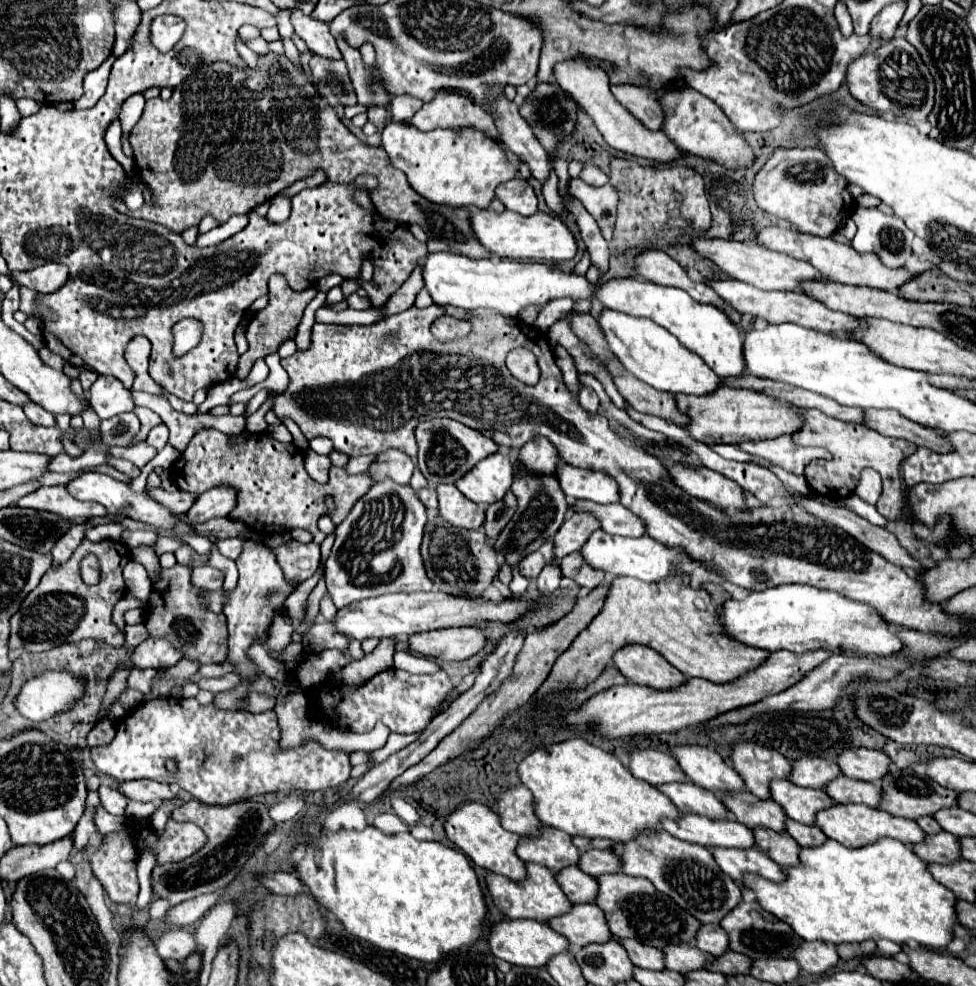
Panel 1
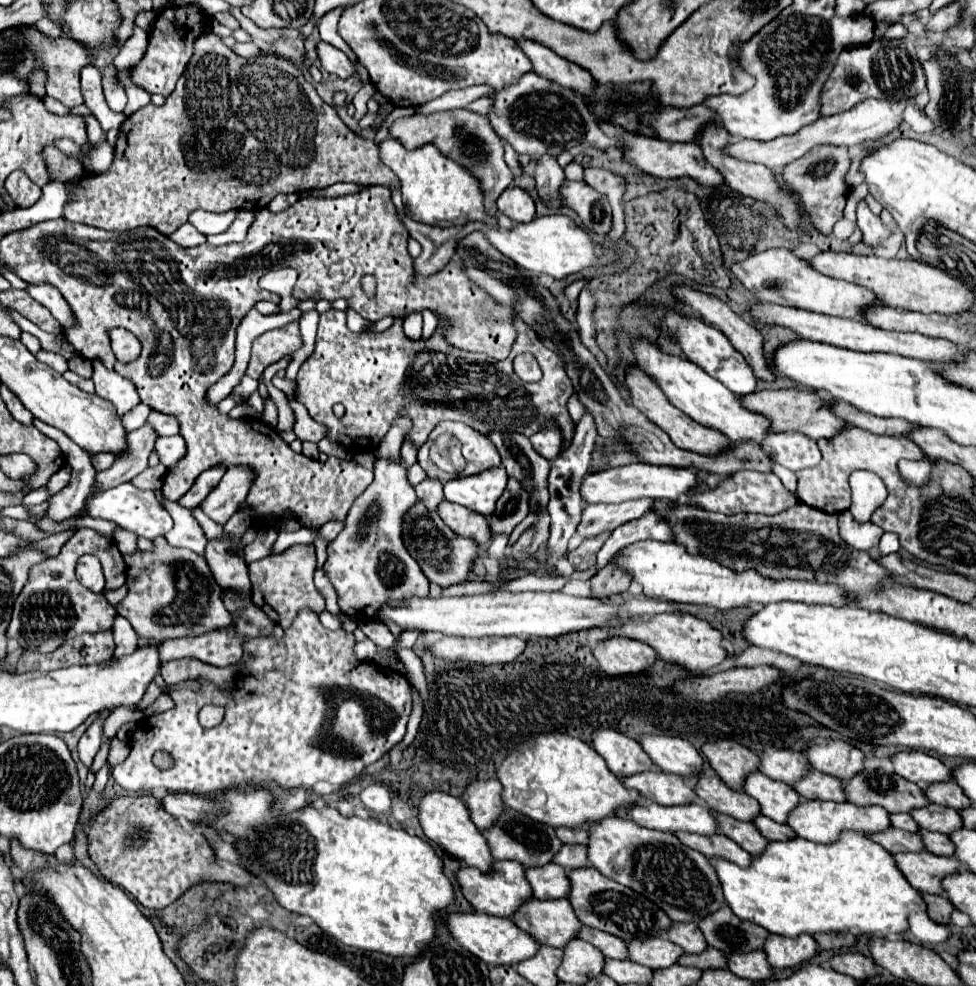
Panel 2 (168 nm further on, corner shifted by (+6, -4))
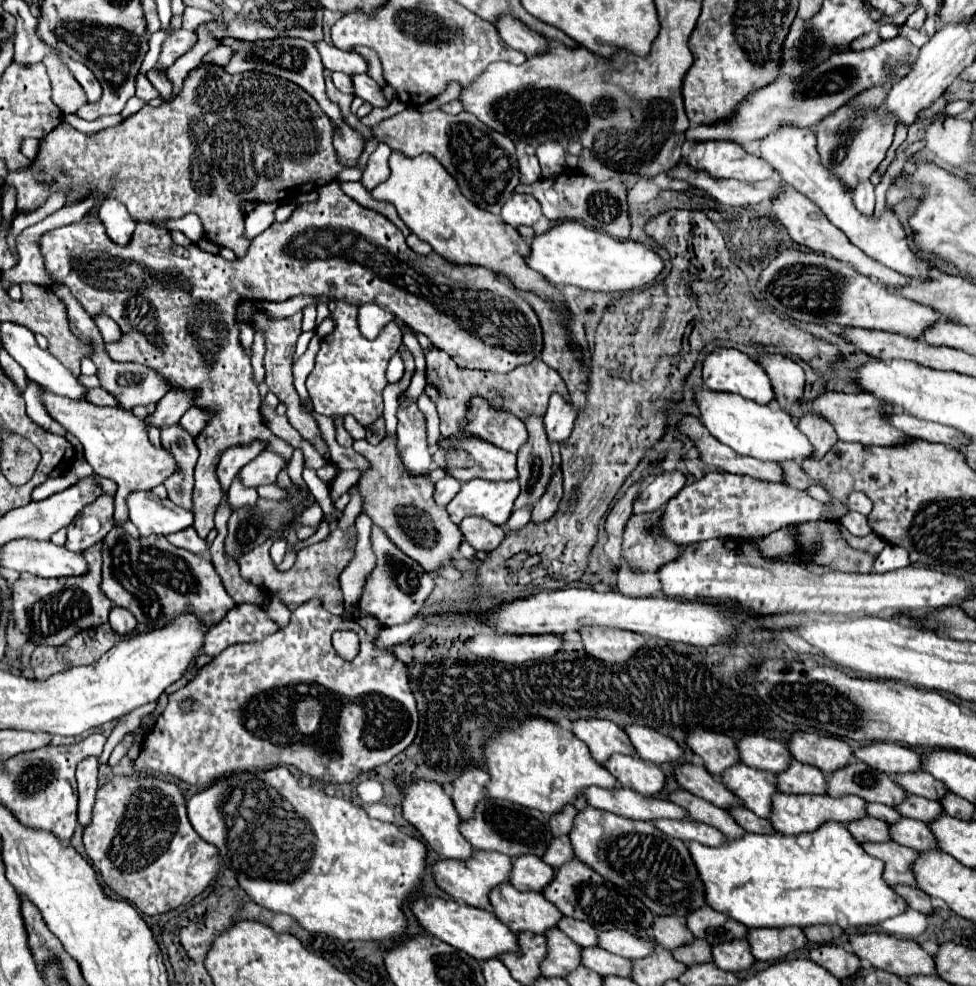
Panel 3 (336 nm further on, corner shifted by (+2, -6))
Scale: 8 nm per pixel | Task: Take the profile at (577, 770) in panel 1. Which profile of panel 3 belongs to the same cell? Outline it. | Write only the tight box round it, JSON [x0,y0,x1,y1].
[484,718,618,814]

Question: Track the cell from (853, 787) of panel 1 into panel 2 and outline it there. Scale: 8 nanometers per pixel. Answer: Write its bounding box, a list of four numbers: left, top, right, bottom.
[794,770,846,802]

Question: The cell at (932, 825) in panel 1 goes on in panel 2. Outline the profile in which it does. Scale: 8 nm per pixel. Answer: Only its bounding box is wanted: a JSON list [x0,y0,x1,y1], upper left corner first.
[890,814,920,832]

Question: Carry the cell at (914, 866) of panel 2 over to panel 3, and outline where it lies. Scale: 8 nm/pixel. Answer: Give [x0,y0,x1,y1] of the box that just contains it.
[862,840,916,886]

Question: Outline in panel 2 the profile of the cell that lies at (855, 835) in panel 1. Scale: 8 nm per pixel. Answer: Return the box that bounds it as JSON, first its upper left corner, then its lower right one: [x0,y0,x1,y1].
[788,800,890,844]

